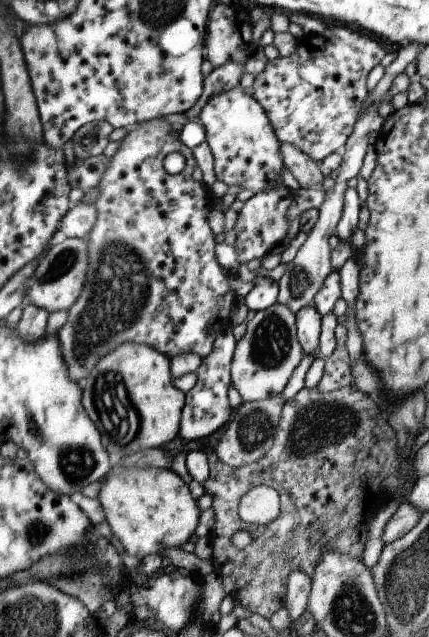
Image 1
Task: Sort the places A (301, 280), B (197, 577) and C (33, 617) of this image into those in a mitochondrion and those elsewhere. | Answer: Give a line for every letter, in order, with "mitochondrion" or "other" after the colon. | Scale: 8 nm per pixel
A: mitochondrion
B: other
C: mitochondrion

